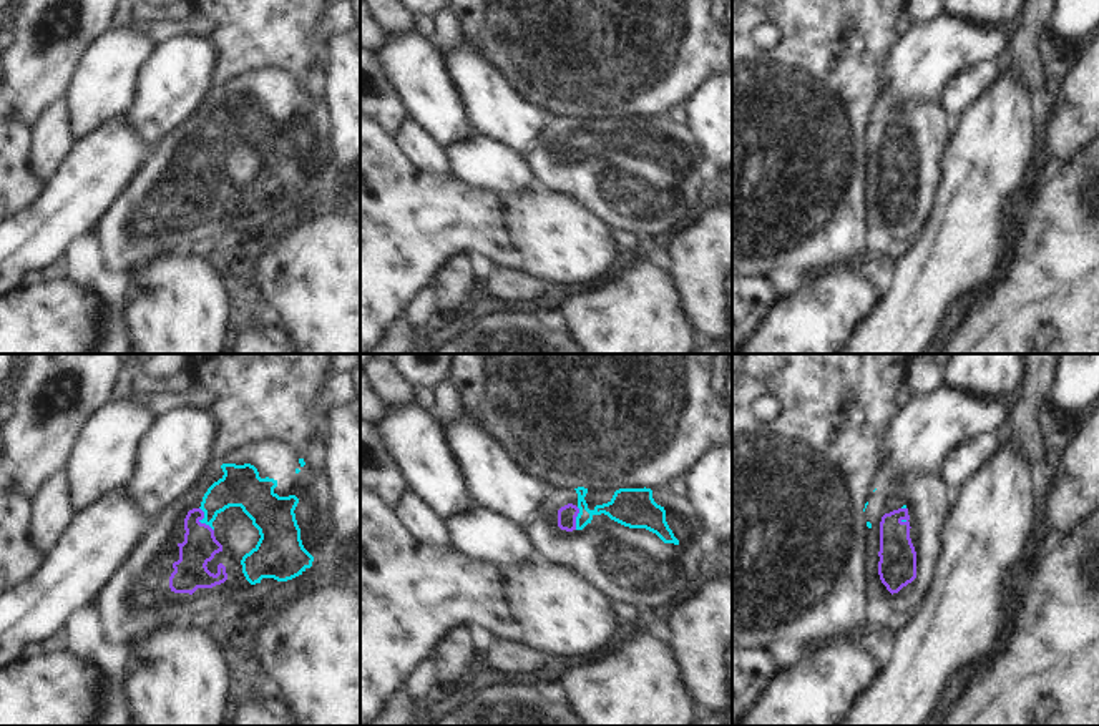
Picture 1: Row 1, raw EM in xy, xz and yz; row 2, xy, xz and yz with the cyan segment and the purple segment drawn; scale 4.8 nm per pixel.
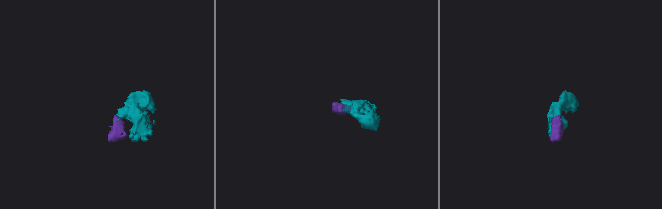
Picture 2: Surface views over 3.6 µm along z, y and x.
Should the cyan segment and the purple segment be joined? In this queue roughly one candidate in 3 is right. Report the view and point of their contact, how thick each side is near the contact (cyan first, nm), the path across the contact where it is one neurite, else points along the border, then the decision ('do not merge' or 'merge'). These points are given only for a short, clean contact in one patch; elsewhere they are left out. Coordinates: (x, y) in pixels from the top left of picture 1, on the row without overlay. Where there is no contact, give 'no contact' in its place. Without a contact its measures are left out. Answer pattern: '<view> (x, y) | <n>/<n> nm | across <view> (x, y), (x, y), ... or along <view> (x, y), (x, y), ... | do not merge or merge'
xy (201, 148) | 190/170 nm | along xy (200, 135), (203, 140), (201, 148), (213, 158) | do not merge

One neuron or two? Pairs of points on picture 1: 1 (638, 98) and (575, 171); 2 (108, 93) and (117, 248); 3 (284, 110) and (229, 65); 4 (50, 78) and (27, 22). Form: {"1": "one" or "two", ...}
{"1": "two", "2": "two", "3": "one", "4": "one"}

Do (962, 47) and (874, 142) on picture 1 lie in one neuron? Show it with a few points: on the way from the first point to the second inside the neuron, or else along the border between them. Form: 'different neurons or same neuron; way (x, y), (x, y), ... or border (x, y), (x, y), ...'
same neuron; way (938, 70), (895, 118)

